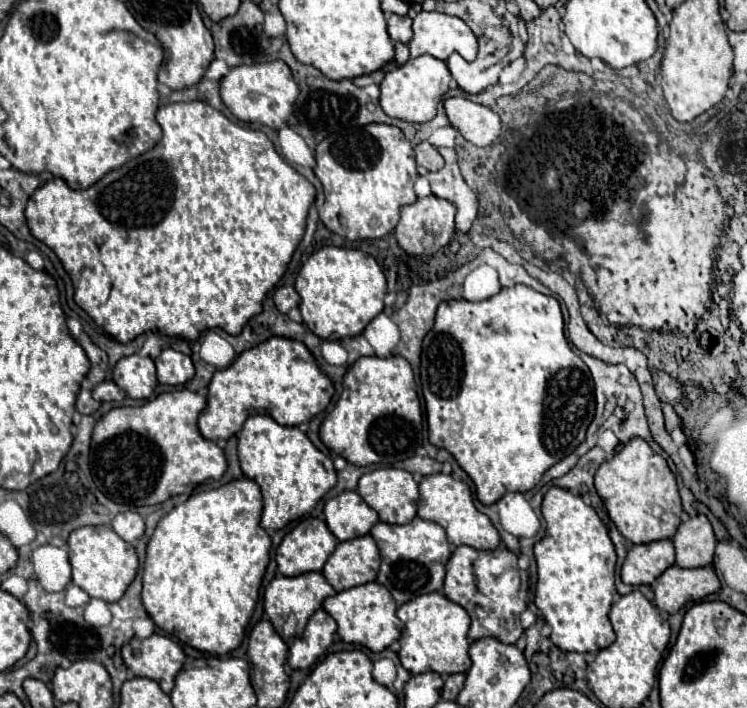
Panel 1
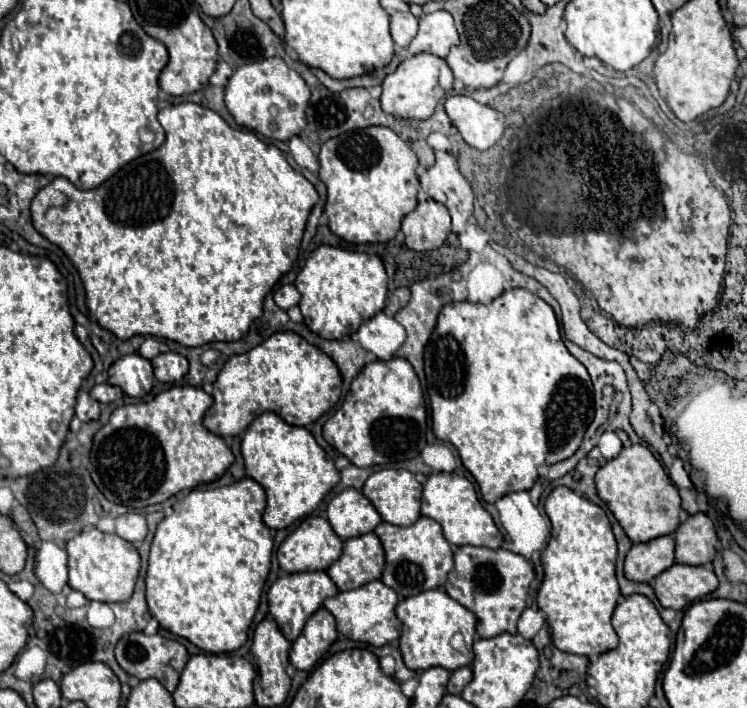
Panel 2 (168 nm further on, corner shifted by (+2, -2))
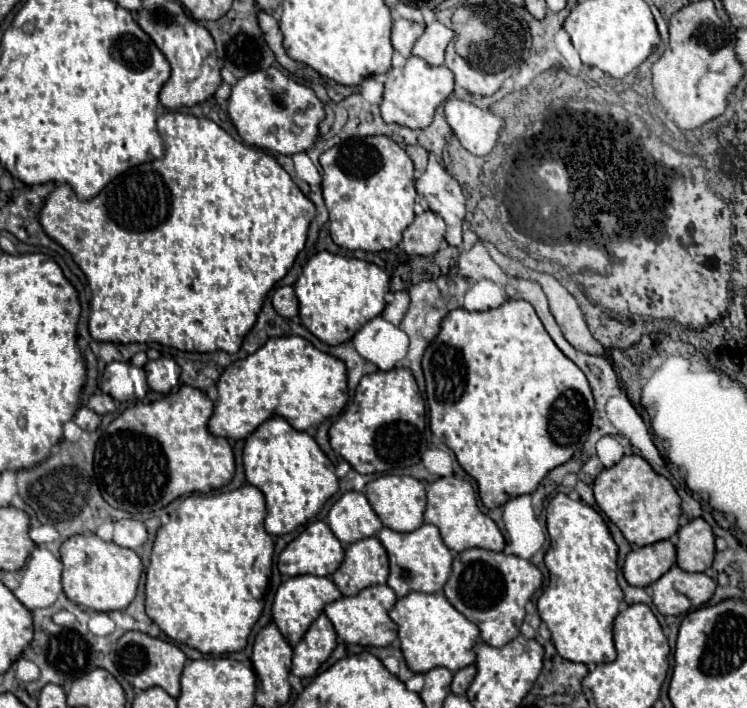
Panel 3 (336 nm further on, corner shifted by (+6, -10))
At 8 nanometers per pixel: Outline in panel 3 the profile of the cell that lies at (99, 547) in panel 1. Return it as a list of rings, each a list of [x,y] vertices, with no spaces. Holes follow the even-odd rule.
[[[78,534],[60,546],[60,556],[64,564],[64,594],[78,606],[100,612],[124,610],[132,602],[132,596],[136,596],[136,588],[142,576],[142,562],[134,550],[122,548],[114,542],[104,542],[96,534]]]

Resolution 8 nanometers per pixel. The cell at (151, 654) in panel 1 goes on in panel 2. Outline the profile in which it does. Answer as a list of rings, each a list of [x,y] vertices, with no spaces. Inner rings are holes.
[[[130,632],[124,634],[116,644],[116,660],[130,676],[136,676],[140,680],[156,678],[168,692],[174,692],[180,680],[180,672],[188,662],[188,652],[180,642],[164,638],[160,634],[148,636],[144,632]]]

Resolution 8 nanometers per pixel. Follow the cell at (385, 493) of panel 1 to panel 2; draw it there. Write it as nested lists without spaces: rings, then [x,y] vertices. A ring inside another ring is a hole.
[[[378,470],[370,474],[362,492],[390,524],[410,526],[420,518],[422,484],[408,470]]]

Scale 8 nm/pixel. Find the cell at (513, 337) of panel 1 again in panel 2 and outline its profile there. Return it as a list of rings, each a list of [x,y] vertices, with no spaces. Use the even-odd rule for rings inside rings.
[[[524,288],[508,290],[502,296],[498,296],[496,300],[492,300],[490,304],[472,304],[472,302],[446,304],[438,316],[438,324],[430,336],[430,342],[426,344],[424,372],[426,372],[426,388],[428,388],[428,396],[430,396],[430,408],[432,408],[434,434],[436,434],[436,438],[456,446],[456,450],[462,458],[462,464],[472,472],[472,476],[480,484],[482,498],[486,502],[496,502],[500,496],[504,496],[508,492],[530,490],[538,478],[538,468],[570,458],[582,444],[584,432],[590,426],[590,422],[594,420],[594,392],[592,392],[592,382],[588,380],[588,370],[566,350],[566,346],[560,338],[554,310],[542,298],[538,298],[536,294],[532,294]]]

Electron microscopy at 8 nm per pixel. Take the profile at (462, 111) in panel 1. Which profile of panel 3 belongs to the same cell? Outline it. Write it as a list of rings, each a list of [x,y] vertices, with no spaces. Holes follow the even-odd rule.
[[[452,98],[444,106],[446,122],[460,140],[460,144],[474,156],[486,156],[504,126],[504,120],[494,116],[490,110],[482,110],[472,102]]]

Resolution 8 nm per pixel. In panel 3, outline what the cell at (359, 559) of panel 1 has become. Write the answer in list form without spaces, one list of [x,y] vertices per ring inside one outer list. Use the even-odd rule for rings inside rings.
[[[374,536],[348,544],[344,562],[332,574],[332,580],[342,596],[354,596],[372,584],[386,584],[386,578],[388,556],[380,540]]]

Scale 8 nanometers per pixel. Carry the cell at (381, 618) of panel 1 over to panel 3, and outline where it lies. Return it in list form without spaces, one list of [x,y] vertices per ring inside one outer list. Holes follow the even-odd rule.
[[[386,584],[382,586],[370,586],[360,590],[356,596],[340,598],[324,608],[324,614],[332,620],[334,630],[338,638],[342,638],[348,644],[360,644],[360,646],[390,646],[396,640],[398,626],[390,620],[388,612],[396,604],[396,594]]]

